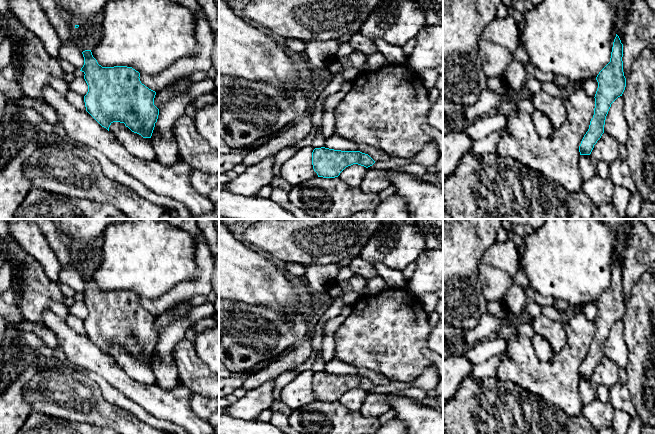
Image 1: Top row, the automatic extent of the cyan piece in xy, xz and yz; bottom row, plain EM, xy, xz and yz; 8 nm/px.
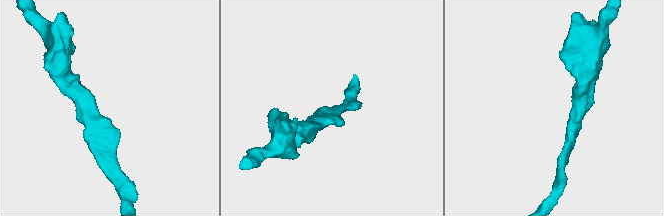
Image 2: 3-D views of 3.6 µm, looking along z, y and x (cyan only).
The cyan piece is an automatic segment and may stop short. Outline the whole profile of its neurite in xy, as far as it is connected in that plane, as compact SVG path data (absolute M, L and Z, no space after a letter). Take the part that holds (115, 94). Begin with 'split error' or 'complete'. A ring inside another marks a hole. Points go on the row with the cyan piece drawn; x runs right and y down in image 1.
complete; M85 50L82 54L84 65L80 71L85 74L88 85L88 92L84 96L86 111L108 131L113 122L120 122L143 138L151 138L159 115L159 109L154 105L156 92L141 83L140 73L132 67L102 67L91 50Z

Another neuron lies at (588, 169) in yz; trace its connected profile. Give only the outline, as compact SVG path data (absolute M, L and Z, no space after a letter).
M591 154L580 155L579 165L580 165L581 177L583 182L589 180L597 172L596 162L593 160Z

